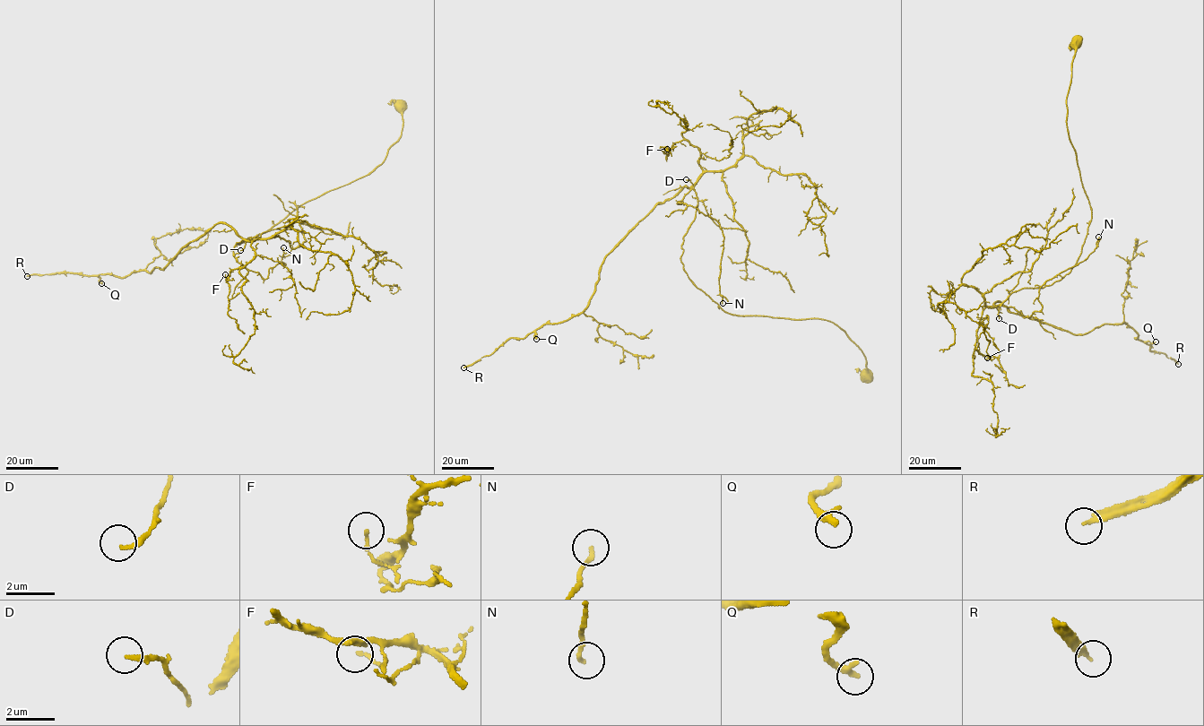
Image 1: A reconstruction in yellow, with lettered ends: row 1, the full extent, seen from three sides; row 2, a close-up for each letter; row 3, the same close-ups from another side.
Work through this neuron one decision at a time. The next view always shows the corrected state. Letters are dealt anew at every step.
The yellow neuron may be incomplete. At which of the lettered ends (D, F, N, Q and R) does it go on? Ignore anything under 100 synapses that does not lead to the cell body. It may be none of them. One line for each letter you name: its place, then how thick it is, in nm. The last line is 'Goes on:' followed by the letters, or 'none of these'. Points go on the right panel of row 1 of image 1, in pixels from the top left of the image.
Q: at (1156, 341); 280 nm thick
R: at (1178, 364); 240 nm thick
Goes on: Q, R

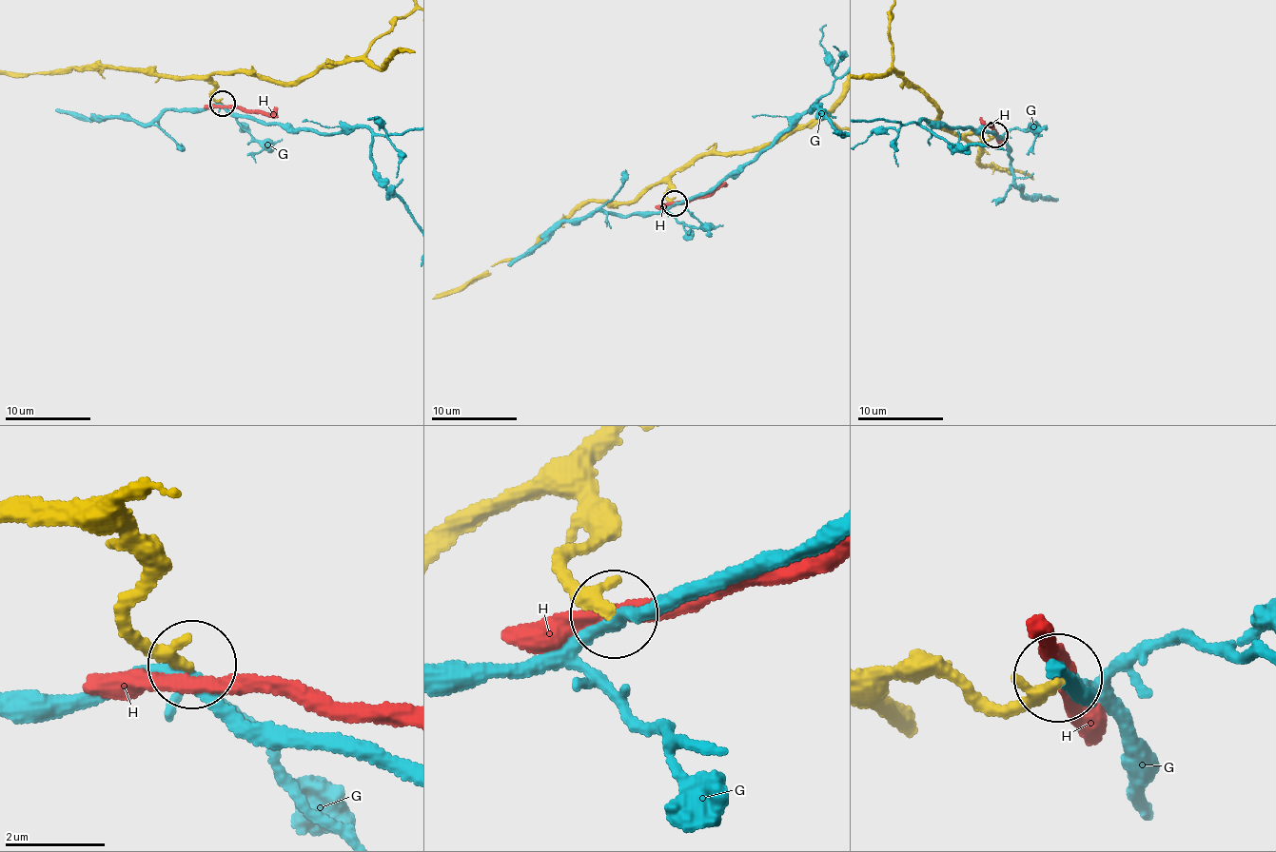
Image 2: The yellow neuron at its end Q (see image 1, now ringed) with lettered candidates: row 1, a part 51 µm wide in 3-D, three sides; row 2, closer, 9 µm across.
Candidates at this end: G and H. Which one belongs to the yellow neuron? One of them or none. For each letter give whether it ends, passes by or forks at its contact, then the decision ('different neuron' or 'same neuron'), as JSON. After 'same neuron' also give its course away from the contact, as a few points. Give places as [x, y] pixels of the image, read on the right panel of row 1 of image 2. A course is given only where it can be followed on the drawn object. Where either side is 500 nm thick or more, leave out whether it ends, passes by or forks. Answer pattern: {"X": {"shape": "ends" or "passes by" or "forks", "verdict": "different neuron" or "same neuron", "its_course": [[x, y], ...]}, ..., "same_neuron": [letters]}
{"G": {"shape": "forks", "verdict": "different neuron"}, "H": {"shape": "passes by", "verdict": "different neuron"}, "same_neuron": []}

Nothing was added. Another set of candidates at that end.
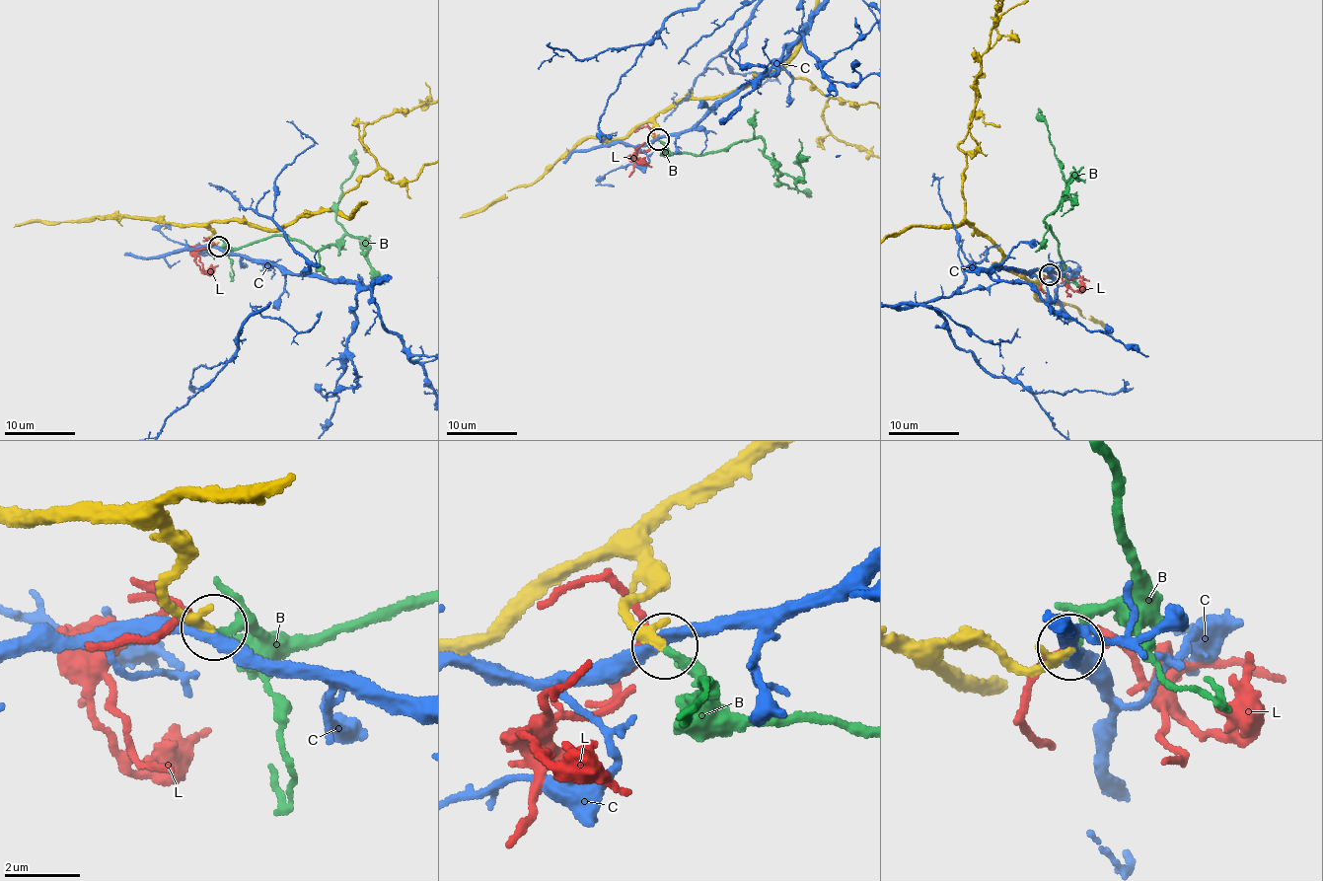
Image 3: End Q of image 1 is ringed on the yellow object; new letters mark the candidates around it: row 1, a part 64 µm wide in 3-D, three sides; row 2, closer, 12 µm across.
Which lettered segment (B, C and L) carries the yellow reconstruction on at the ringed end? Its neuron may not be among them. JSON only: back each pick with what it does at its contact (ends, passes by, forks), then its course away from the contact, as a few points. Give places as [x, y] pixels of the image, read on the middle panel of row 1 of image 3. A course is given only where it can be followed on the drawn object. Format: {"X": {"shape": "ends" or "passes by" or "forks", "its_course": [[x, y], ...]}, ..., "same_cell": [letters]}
{"B": {"shape": "passes by", "its_course": [[656, 140], [675, 154], [725, 151], [758, 137], [782, 176], [776, 179], [781, 185], [811, 196]]}, "same_cell": ["B"]}

